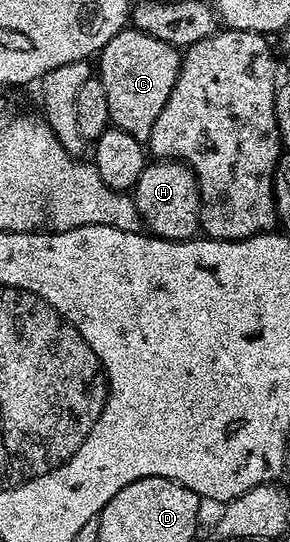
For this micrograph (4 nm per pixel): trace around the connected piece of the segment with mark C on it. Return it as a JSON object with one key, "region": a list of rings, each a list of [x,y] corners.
{"region":[[[125,29],[110,37],[110,41],[106,41],[98,56],[98,78],[102,81],[102,89],[106,89],[106,105],[110,105],[111,126],[122,129],[122,133],[130,133],[134,141],[147,144],[150,133],[154,133],[154,121],[158,121],[158,113],[162,113],[162,105],[166,105],[170,89],[174,89],[174,81],[178,81],[181,58],[181,52],[177,48],[166,45],[166,41],[158,41],[158,37],[150,37],[150,33]]]}

